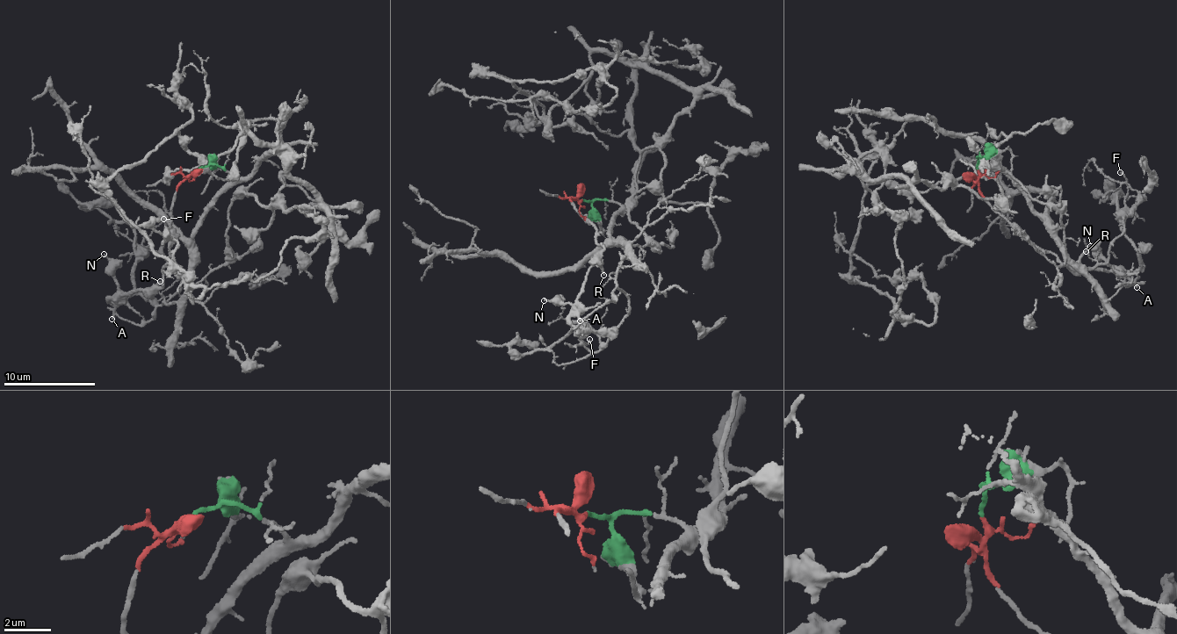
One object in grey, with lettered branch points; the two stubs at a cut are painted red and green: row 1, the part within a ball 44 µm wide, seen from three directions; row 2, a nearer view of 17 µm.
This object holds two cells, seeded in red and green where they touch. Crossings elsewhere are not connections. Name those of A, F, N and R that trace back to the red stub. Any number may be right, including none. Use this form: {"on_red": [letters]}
{"on_red": ["A", "F", "N", "R"]}

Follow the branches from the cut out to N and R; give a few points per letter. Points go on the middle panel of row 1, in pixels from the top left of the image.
N: (581, 198), (570, 202), (593, 226), (602, 248), (600, 259), (587, 273), (584, 291), (573, 305), (543, 300)
R: (581, 198), (570, 202), (595, 231), (602, 254), (597, 262), (603, 276)

